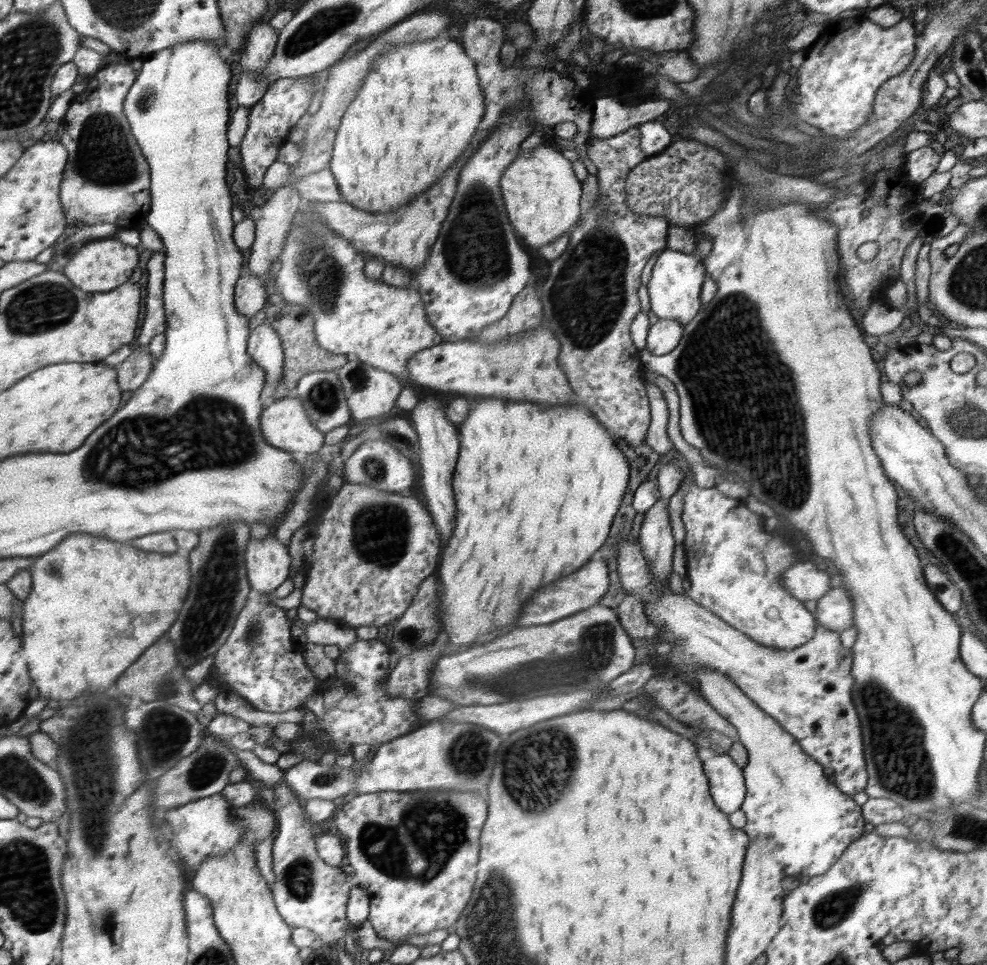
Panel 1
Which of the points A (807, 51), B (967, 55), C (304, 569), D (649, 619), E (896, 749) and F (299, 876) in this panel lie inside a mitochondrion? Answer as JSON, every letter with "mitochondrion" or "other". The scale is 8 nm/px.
{"A":"other","B":"other","C":"other","D":"other","E":"mitochondrion","F":"mitochondrion"}

